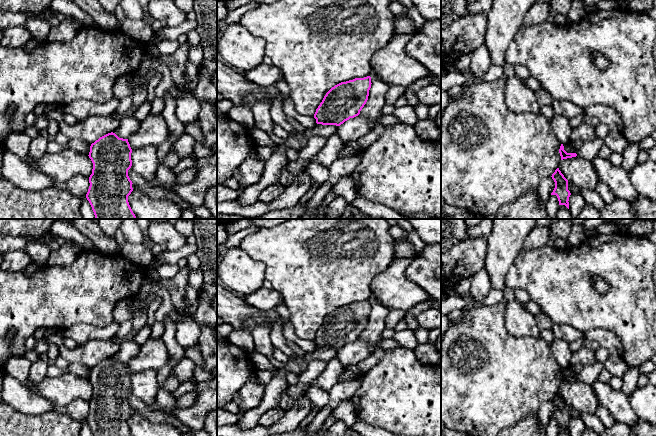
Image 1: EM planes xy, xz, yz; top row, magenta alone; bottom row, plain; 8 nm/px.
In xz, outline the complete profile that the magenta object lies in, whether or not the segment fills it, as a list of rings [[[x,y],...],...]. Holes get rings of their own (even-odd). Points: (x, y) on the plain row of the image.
[[[371,301],[355,302],[332,311],[316,333],[317,348],[340,350],[360,338],[371,312]]]

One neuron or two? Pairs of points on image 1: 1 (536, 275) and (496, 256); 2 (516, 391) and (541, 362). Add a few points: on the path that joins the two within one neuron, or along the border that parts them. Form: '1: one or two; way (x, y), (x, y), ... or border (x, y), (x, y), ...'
1: two; border (522, 248), (508, 269), (505, 276), (505, 285)
2: one; way (519, 384), (534, 369)

